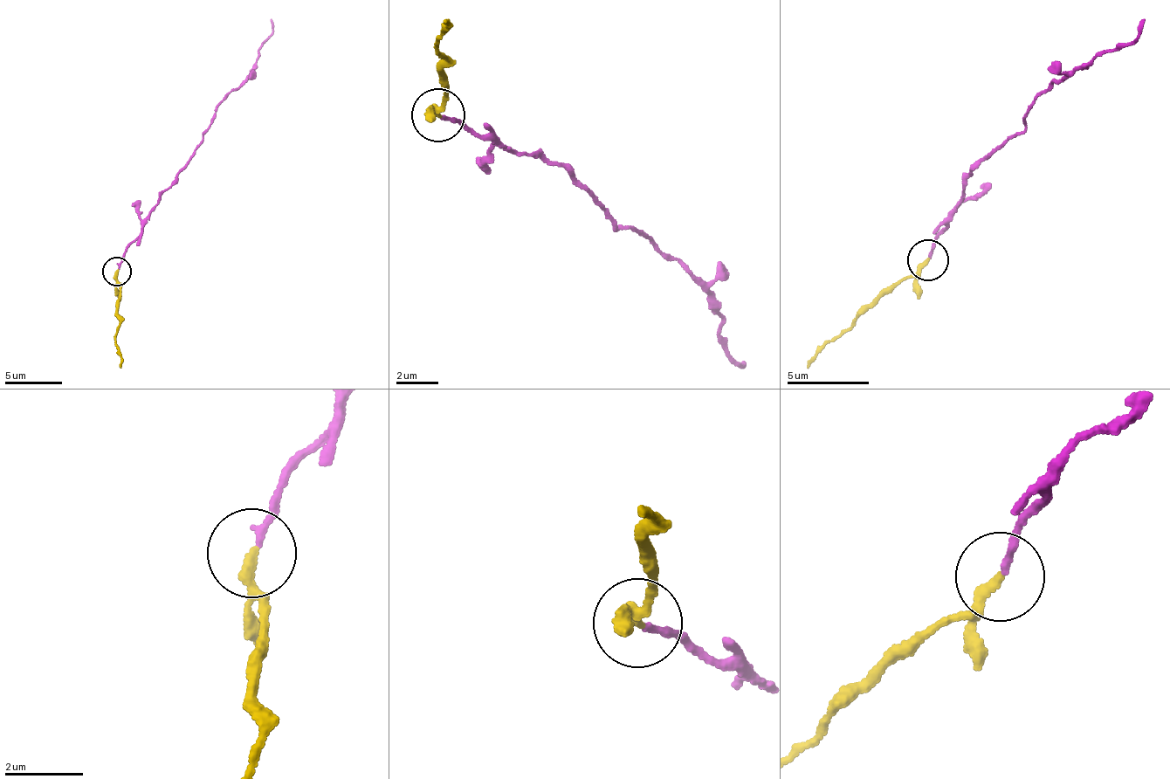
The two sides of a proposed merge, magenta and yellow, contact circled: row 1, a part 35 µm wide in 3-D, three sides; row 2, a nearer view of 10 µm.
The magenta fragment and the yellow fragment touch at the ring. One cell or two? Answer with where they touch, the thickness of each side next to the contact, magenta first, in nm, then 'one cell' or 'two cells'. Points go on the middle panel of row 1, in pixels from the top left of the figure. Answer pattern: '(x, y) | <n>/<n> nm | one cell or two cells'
(437, 114) | 140/240 nm | two cells

